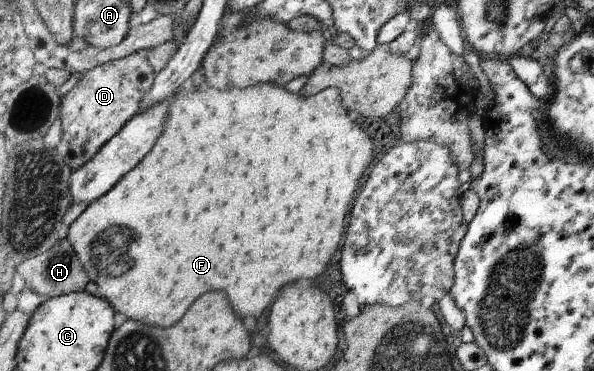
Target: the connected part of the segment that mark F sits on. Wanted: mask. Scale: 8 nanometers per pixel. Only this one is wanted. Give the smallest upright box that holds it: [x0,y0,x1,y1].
[68,81,376,327]

